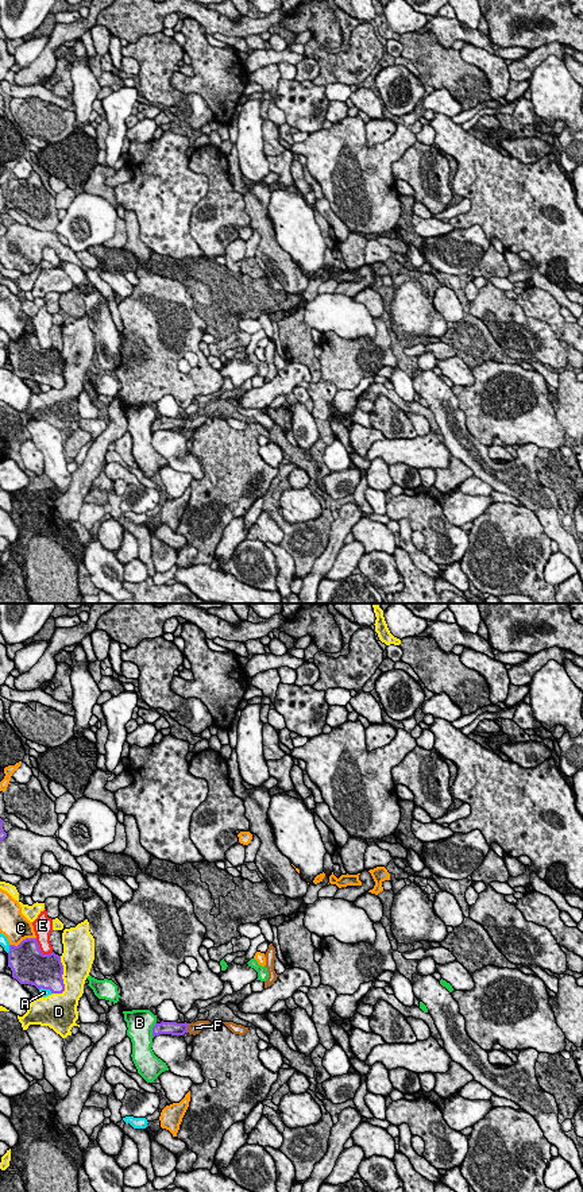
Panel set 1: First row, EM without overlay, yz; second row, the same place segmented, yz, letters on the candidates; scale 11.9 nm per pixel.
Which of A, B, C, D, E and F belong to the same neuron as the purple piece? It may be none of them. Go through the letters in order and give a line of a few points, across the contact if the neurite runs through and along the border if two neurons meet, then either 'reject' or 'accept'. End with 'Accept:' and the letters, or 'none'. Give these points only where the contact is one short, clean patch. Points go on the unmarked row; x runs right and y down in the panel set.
A: reject
B: reject
C: reject
D: reject
E: reject
F: line yz (166, 423), (186, 423), (196, 423); accept
Accept: F

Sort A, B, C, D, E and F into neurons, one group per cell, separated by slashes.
A / B / C / D / E / F

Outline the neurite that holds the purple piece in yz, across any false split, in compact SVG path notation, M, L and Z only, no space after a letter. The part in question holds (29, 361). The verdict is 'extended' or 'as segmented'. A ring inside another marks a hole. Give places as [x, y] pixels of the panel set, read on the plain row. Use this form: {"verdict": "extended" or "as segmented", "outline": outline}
{"verdict": "as segmented", "outline": "M26 333L18 342L9 340L8 360L12 373L20 379L31 379L38 385L50 385L51 389L65 386L61 351L54 347L43 350L36 333Z"}

